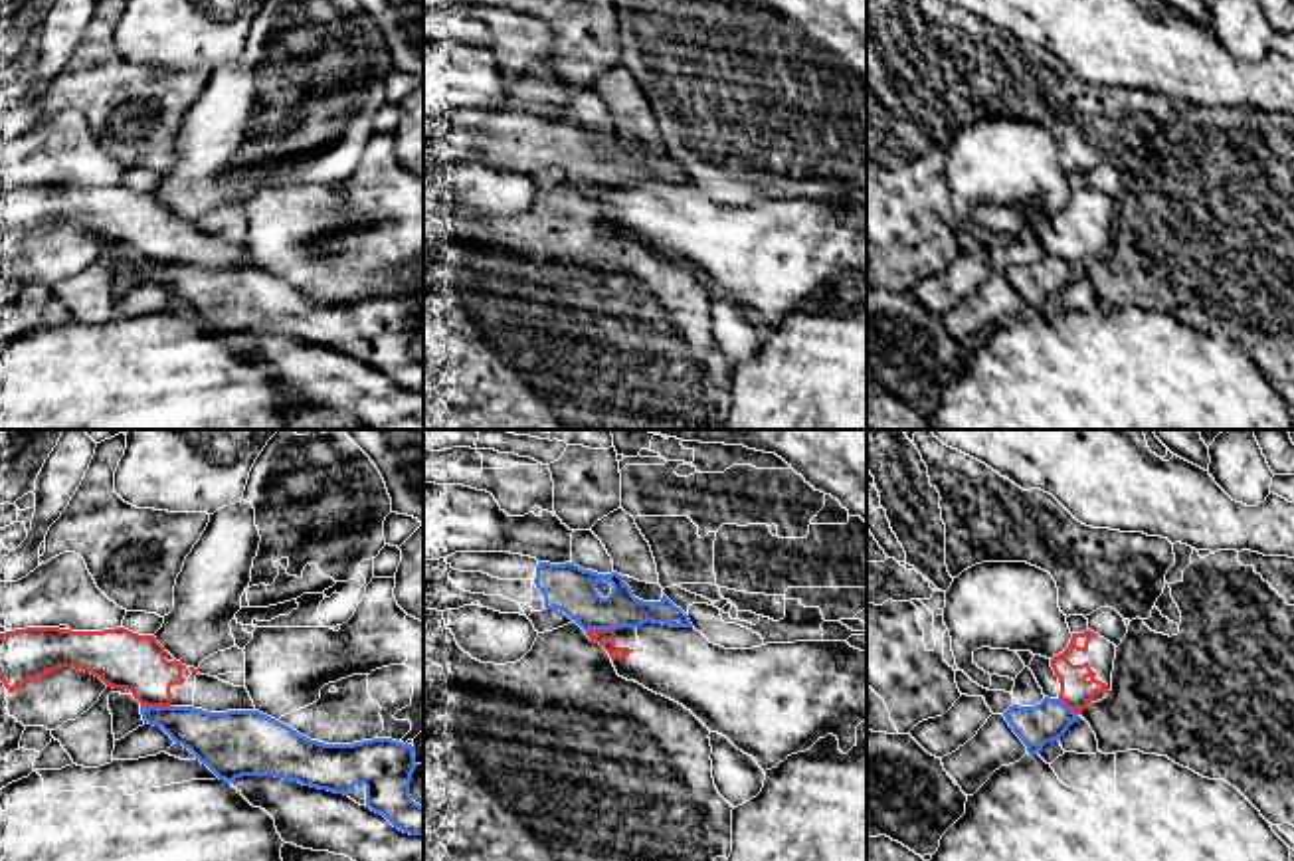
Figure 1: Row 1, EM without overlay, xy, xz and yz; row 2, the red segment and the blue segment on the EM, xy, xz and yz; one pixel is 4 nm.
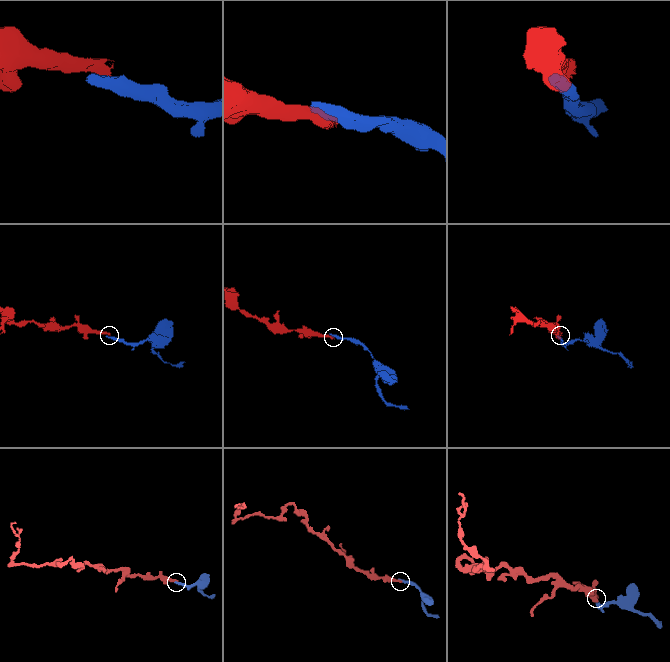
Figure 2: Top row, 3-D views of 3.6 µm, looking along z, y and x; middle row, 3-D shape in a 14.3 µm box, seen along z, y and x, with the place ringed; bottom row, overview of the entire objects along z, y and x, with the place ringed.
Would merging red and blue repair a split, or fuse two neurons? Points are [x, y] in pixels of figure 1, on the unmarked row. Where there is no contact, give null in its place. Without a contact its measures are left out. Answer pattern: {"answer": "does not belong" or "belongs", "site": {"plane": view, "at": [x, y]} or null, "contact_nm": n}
{"answer": "does not belong", "site": {"plane": "xy", "at": [157, 262]}, "contact_nm": 130}

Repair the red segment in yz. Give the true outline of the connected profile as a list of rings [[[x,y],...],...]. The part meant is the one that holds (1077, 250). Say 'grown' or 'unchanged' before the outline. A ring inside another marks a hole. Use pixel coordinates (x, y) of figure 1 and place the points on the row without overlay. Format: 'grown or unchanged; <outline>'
grown; [[[1086,186],[1072,190],[1068,204],[1051,216],[1061,239],[1059,255],[1076,271],[1112,247],[1116,202]]]

